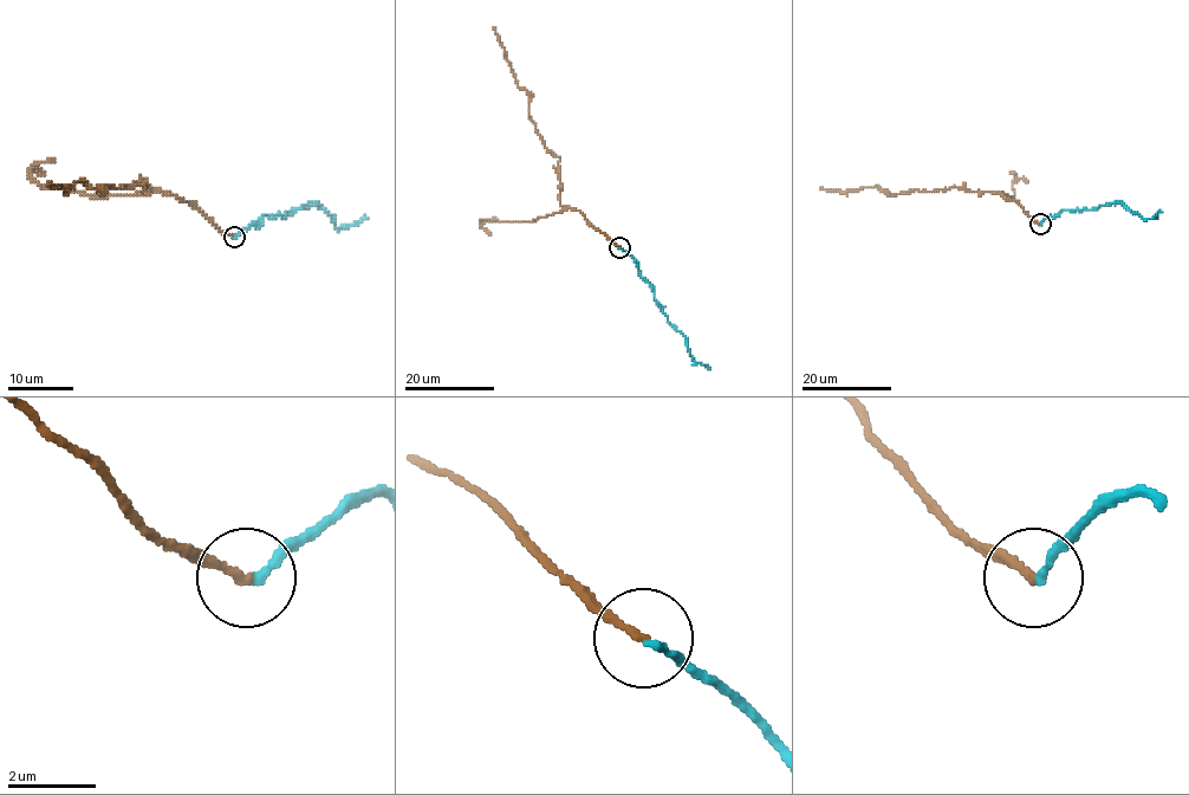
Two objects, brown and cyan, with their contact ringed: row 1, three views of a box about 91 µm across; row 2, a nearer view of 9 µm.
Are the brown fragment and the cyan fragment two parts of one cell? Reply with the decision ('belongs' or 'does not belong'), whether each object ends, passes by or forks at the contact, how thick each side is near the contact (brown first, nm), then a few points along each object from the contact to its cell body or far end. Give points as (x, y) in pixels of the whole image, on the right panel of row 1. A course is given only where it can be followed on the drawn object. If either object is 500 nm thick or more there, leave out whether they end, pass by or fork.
belongs | brown ends | cyan ends | 180/180 nm | brown via (1039, 225), (1018, 204), (996, 193), (952, 187), (889, 194), (876, 187), (840, 192), (820, 188) | cyan via (1040, 225), (1063, 209), (1096, 208), (1117, 202), (1144, 219), (1152, 219), (1161, 211)

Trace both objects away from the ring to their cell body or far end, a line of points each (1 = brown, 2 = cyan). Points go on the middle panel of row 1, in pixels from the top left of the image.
1: (618, 246), (580, 212), (560, 204), (559, 159), (546, 148), (530, 116), (531, 96), (517, 83), (494, 27)
2: (618, 247), (628, 253), (653, 288), (654, 299), (684, 336), (690, 356), (709, 368)

